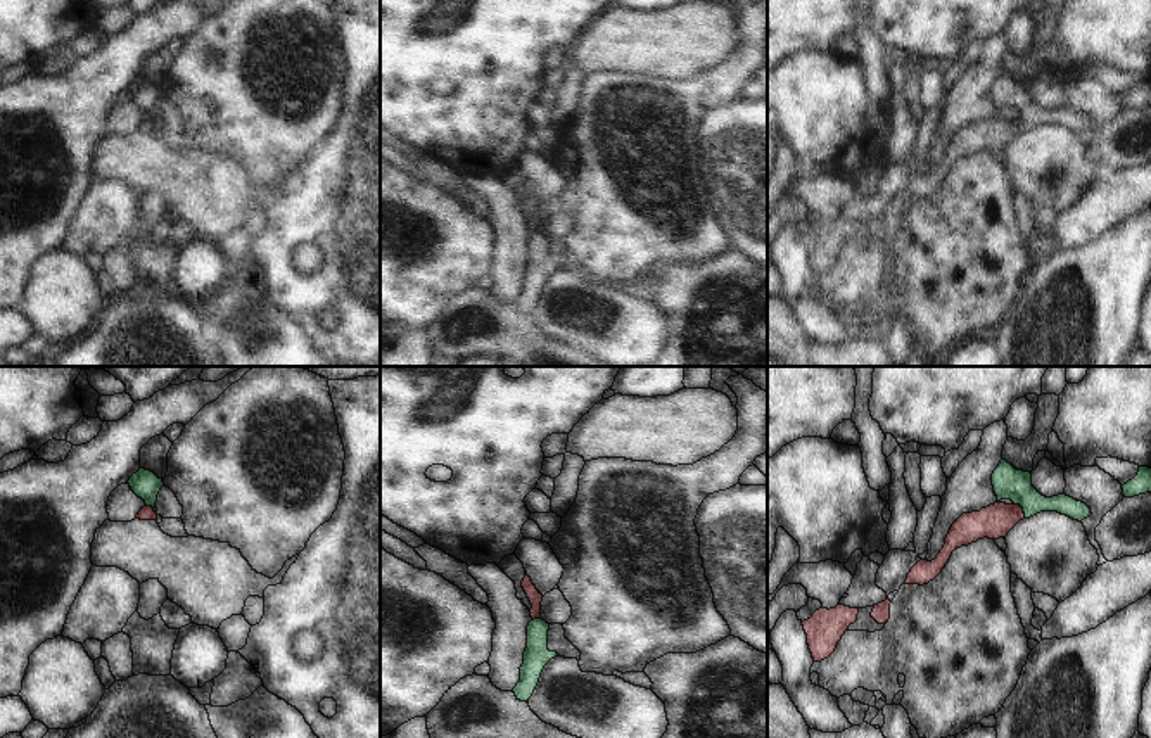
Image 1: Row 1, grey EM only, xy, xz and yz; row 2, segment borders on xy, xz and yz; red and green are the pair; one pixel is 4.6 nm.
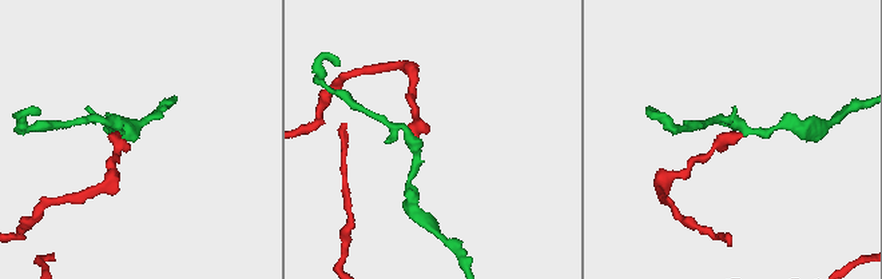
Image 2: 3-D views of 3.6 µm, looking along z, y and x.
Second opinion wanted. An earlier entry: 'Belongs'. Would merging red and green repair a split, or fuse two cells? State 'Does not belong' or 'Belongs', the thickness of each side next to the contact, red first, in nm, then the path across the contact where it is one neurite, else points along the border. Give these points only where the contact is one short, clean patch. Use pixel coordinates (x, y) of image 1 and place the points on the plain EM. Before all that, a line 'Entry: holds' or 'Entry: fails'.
Entry: holds
Belongs. Thickness 160 nm (red) against 150 nm. Path across: yz (996, 133), (1022, 121), (1022, 109), (1008, 95).

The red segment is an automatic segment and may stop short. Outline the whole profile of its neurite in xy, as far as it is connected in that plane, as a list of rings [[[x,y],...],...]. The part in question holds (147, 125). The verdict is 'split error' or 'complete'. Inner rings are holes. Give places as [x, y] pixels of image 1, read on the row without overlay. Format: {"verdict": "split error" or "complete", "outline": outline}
{"verdict": "split error", "outline": [[[140,81],[128,93],[131,104],[145,114],[145,119],[138,124],[137,131],[140,133],[156,133],[157,131],[157,107],[164,99],[162,92],[159,92],[154,85]]]}

